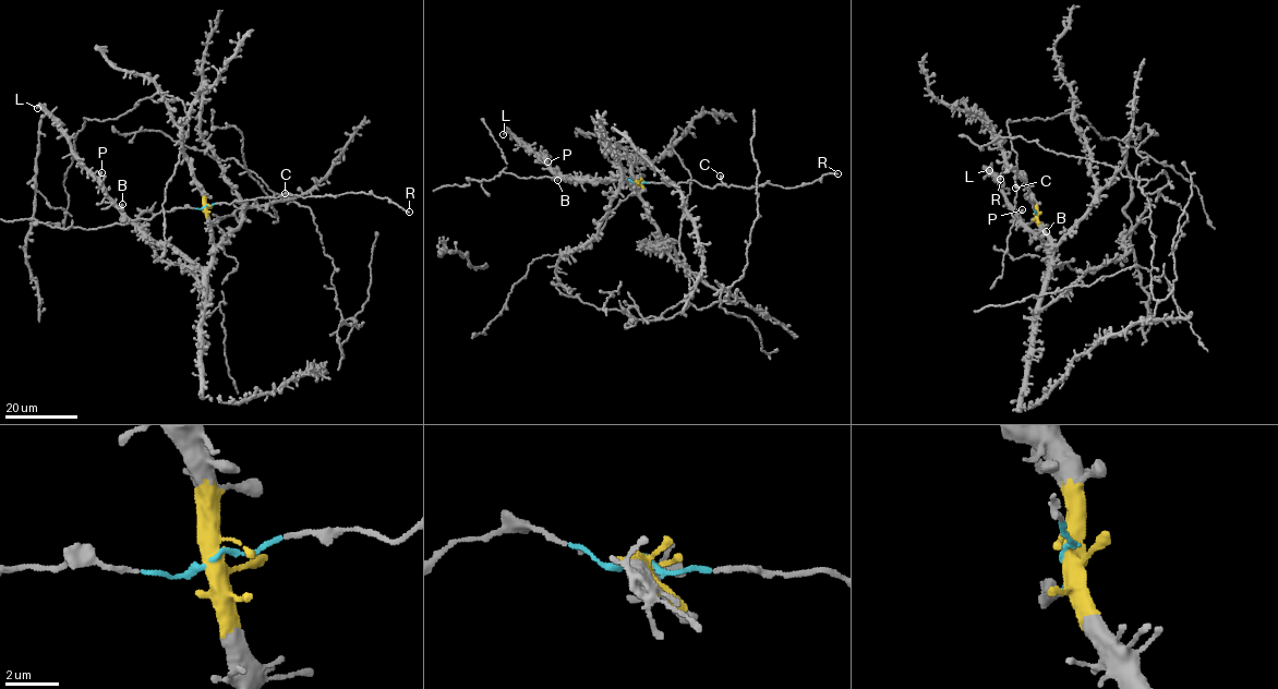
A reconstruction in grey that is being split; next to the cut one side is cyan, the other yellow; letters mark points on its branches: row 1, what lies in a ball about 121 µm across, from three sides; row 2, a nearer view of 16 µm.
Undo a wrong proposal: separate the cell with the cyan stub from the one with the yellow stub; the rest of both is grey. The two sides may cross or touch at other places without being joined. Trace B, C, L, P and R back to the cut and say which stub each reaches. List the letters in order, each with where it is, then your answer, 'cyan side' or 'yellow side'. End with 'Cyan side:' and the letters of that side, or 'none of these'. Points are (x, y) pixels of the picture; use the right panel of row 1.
B: at (1046, 231); yellow side
C: at (1015, 188); cyan side
L: at (989, 170); yellow side
P: at (1022, 209); yellow side
R: at (1000, 179); cyan side
Cyan side: C, R

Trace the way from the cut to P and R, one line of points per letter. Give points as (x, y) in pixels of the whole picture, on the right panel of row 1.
P: (1035, 216), (1051, 246), (1050, 274), (1048, 245), (1022, 221), (1022, 209)
R: (1035, 216), (1034, 203), (1024, 195), (1029, 189), (1015, 177), (1015, 166), (1001, 172), (1001, 179)

